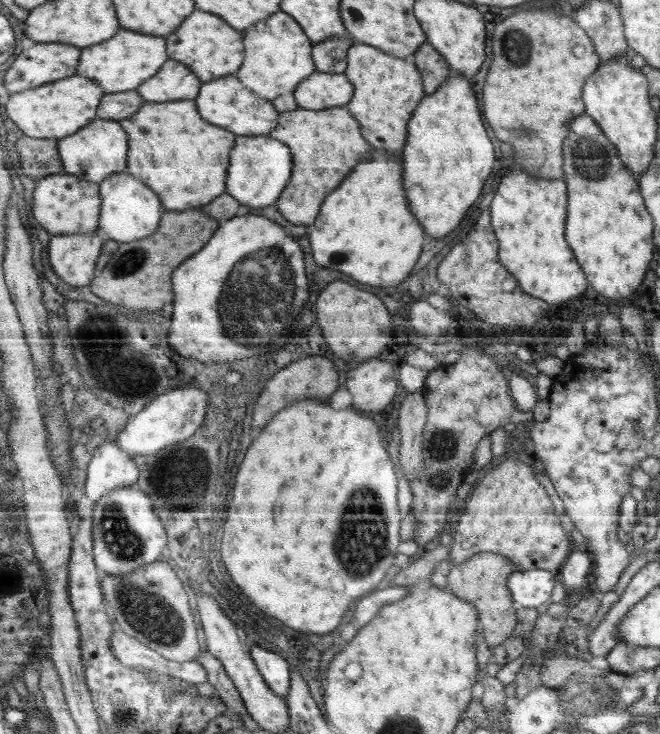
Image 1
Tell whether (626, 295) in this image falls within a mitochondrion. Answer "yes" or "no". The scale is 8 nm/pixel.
no

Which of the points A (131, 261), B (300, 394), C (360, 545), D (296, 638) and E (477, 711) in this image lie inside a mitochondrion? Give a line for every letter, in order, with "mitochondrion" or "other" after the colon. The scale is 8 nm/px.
A: mitochondrion
B: other
C: mitochondrion
D: other
E: other

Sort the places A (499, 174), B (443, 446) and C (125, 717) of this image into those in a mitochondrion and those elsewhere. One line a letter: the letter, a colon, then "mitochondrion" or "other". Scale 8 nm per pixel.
A: other
B: mitochondrion
C: other

